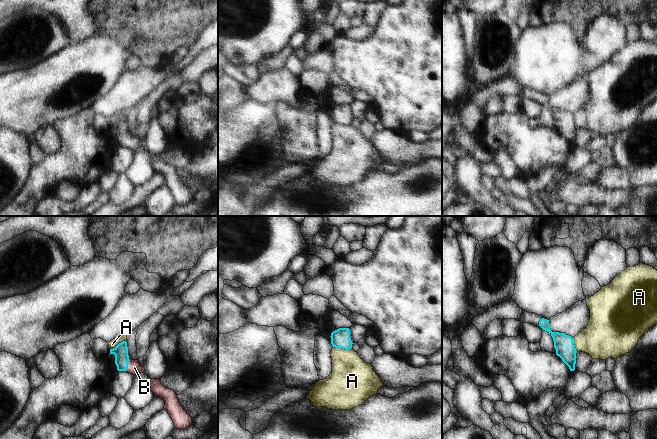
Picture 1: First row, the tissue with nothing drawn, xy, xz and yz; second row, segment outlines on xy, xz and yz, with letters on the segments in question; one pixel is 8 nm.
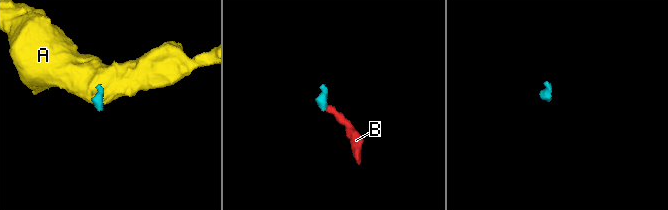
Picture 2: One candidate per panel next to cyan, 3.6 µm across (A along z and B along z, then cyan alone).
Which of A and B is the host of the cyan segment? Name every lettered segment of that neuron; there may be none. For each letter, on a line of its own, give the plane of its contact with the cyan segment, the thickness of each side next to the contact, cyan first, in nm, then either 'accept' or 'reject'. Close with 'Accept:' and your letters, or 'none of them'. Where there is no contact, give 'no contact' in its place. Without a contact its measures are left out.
A: xy | 110/70 nm | reject
B: xy | 110/100 nm | accept
Accept: B

